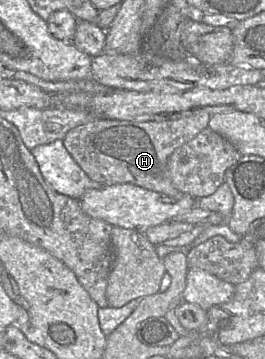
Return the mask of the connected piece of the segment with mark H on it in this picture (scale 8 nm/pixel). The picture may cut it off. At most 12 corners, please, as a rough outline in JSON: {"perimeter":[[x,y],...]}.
{"perimeter":[[199,110],[167,121],[95,119],[63,145],[103,186],[174,198],[168,158],[208,127]]}

